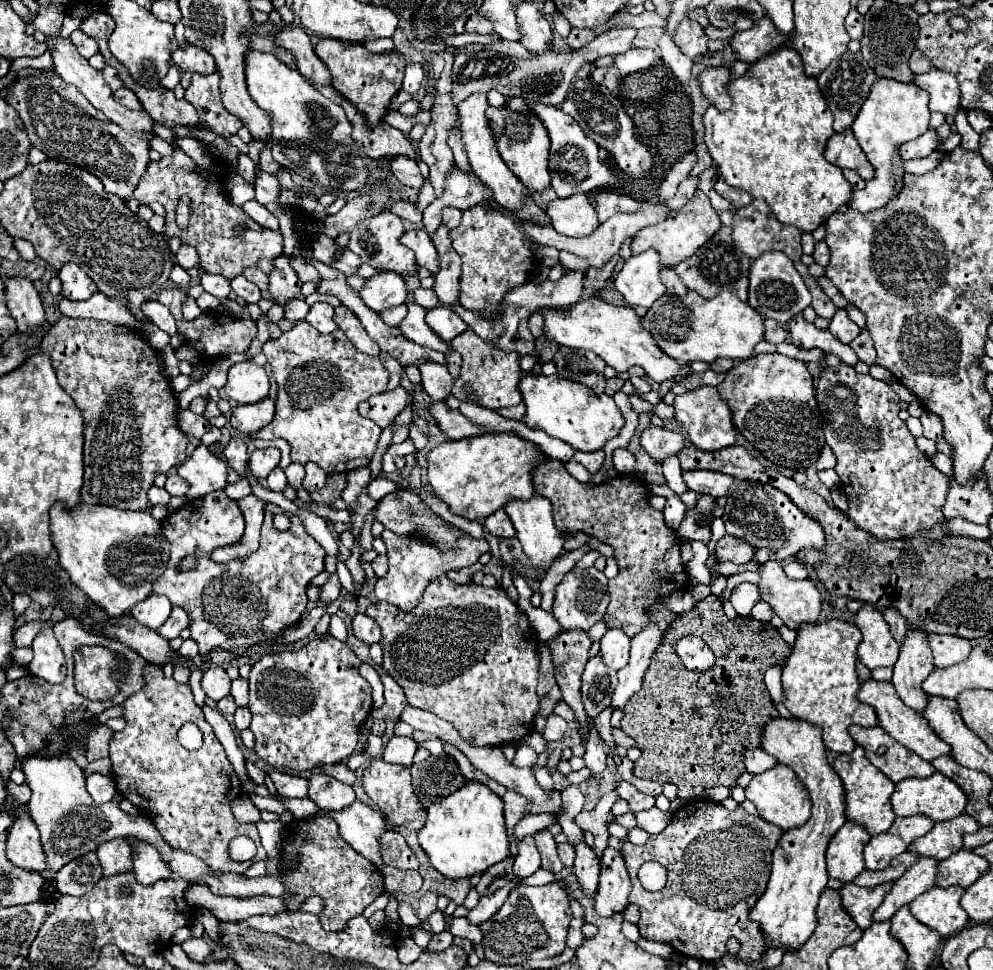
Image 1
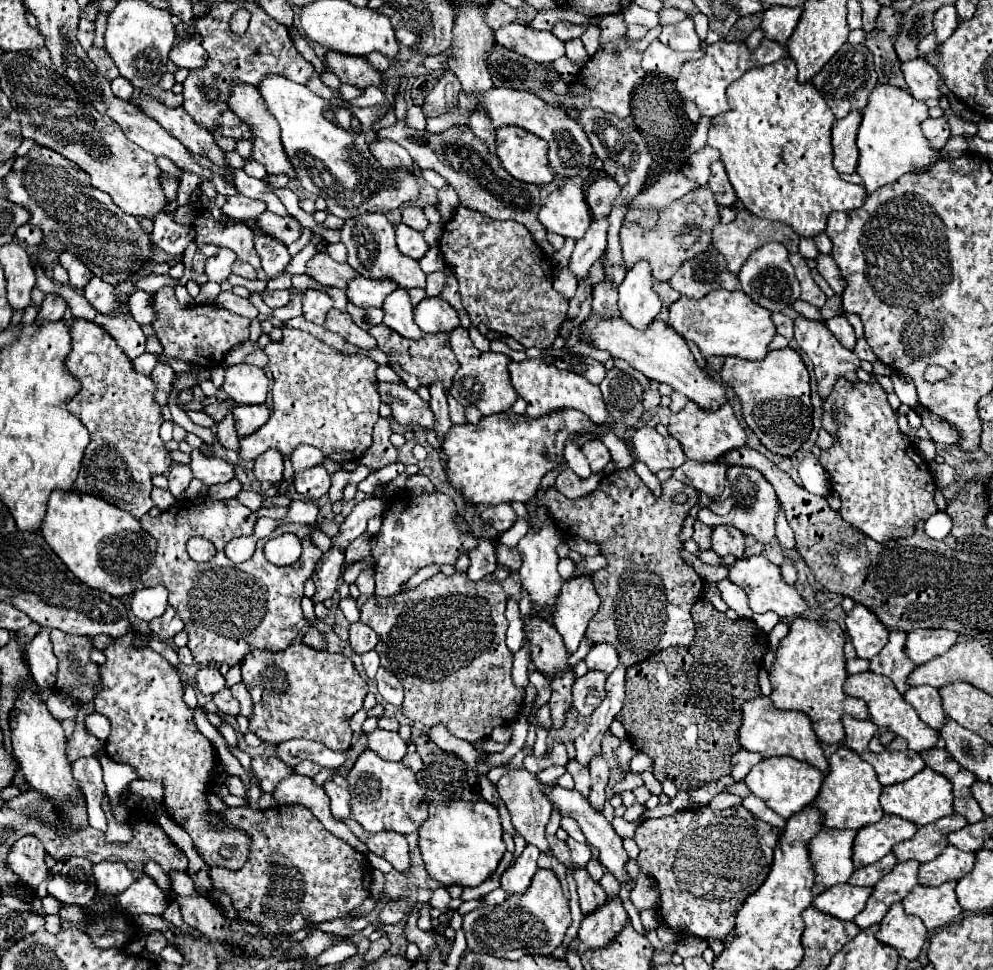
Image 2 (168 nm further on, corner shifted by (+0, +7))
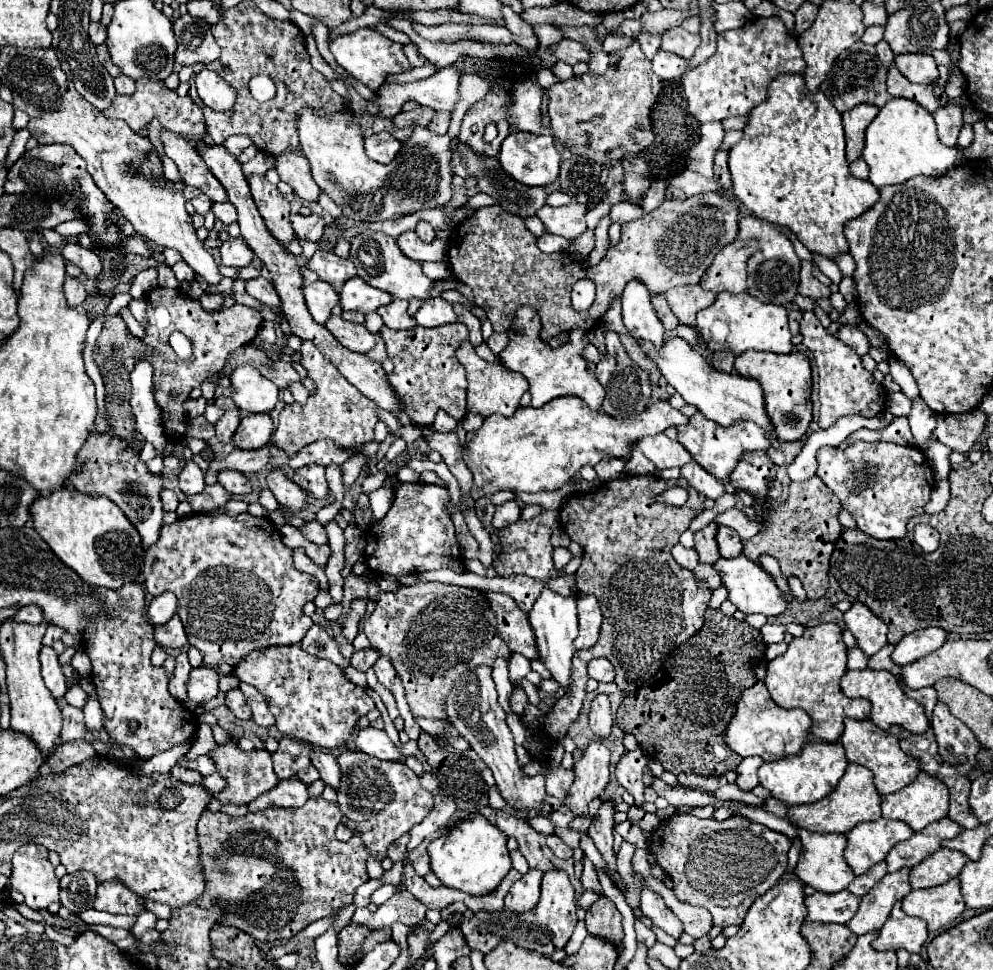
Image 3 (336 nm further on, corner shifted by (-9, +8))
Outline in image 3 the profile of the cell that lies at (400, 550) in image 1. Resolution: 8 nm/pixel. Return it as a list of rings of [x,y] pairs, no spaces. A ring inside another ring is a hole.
[[[402,484],[394,486],[394,500],[388,514],[376,520],[366,530],[366,562],[370,570],[390,576],[408,576],[410,572],[452,568],[462,572],[460,546],[454,534],[454,524],[444,510],[450,494],[436,484]]]

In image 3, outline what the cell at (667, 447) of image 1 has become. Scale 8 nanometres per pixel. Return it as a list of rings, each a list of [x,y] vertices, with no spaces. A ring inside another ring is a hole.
[[[658,434],[658,436],[646,436],[642,438],[638,444],[636,444],[646,458],[650,458],[654,462],[654,466],[658,470],[664,470],[664,468],[680,468],[688,462],[692,462],[692,456],[690,452],[676,440],[670,440],[668,436],[664,434]]]

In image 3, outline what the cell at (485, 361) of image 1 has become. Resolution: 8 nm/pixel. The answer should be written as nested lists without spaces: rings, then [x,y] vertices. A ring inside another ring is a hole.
[[[470,342],[462,344],[456,350],[456,358],[466,370],[466,378],[468,378],[466,400],[468,400],[468,412],[470,414],[480,414],[482,418],[488,418],[492,414],[512,416],[516,412],[516,408],[520,406],[522,394],[528,390],[528,380],[522,374],[506,370],[500,362],[494,362],[494,364],[484,362],[482,358],[478,358],[478,354]]]

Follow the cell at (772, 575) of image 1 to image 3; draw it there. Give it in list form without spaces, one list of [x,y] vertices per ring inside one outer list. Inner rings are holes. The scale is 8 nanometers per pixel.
[[[744,554],[736,558],[718,558],[714,564],[714,570],[718,570],[722,584],[728,588],[728,600],[744,614],[764,614],[764,616],[778,616],[782,614],[790,604],[780,598],[780,590],[774,582],[774,578],[756,562],[748,560]]]

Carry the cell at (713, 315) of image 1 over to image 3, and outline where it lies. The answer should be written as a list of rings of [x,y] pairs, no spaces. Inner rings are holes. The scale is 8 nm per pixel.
[[[720,292],[716,302],[700,310],[696,316],[696,326],[706,340],[710,350],[724,350],[734,356],[746,350],[766,350],[774,354],[790,354],[792,352],[792,334],[788,330],[788,310],[776,304],[764,304],[750,294],[732,294]]]

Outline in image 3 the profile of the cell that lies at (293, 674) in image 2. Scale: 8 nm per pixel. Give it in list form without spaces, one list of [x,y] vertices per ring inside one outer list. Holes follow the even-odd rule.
[[[268,646],[268,650],[254,650],[246,654],[232,672],[240,682],[252,684],[262,692],[284,736],[294,736],[326,750],[340,748],[354,732],[356,720],[376,708],[374,700],[362,688],[348,682],[336,664],[320,660],[300,646]]]

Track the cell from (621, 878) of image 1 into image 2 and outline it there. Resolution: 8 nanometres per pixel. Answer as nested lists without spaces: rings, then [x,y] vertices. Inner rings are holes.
[[[619,895],[609,897],[605,905],[601,905],[593,915],[585,915],[579,927],[579,939],[589,947],[603,947],[607,945],[627,923],[627,911]]]

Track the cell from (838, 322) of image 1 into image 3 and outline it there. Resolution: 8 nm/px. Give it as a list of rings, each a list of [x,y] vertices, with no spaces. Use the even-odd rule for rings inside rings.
[[[846,324],[846,326],[842,326],[842,328],[838,330],[836,336],[838,336],[838,340],[842,340],[848,348],[852,348],[858,356],[868,354],[868,350],[870,350],[868,338],[864,336],[864,332],[862,332],[858,326],[850,326],[850,324]]]

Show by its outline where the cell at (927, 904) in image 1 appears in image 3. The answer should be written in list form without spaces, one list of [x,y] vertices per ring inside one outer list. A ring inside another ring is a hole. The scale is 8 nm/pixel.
[[[952,878],[946,884],[934,888],[912,890],[902,900],[902,910],[908,916],[922,918],[928,924],[928,932],[946,928],[964,912],[966,904],[960,894],[960,880]]]

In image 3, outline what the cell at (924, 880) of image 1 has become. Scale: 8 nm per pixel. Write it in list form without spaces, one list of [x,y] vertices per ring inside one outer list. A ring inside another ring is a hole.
[[[902,868],[894,874],[886,874],[874,888],[870,888],[868,894],[862,896],[856,916],[846,922],[850,932],[862,936],[880,930],[890,916],[892,906],[912,890],[908,884],[908,874],[910,868]]]

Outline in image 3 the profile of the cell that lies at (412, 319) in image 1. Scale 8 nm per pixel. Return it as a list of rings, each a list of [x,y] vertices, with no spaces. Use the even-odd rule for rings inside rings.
[[[392,300],[388,306],[382,306],[378,314],[384,320],[384,326],[392,330],[410,330],[416,326],[416,320],[408,316],[406,308],[408,308],[408,300]]]

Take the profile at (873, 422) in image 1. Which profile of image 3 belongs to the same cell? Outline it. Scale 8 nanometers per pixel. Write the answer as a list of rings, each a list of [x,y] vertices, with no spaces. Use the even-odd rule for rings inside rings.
[[[850,444],[846,450],[822,446],[816,454],[816,476],[838,496],[862,532],[878,540],[896,540],[906,536],[906,522],[924,512],[934,486],[926,456],[912,446],[898,444]]]

